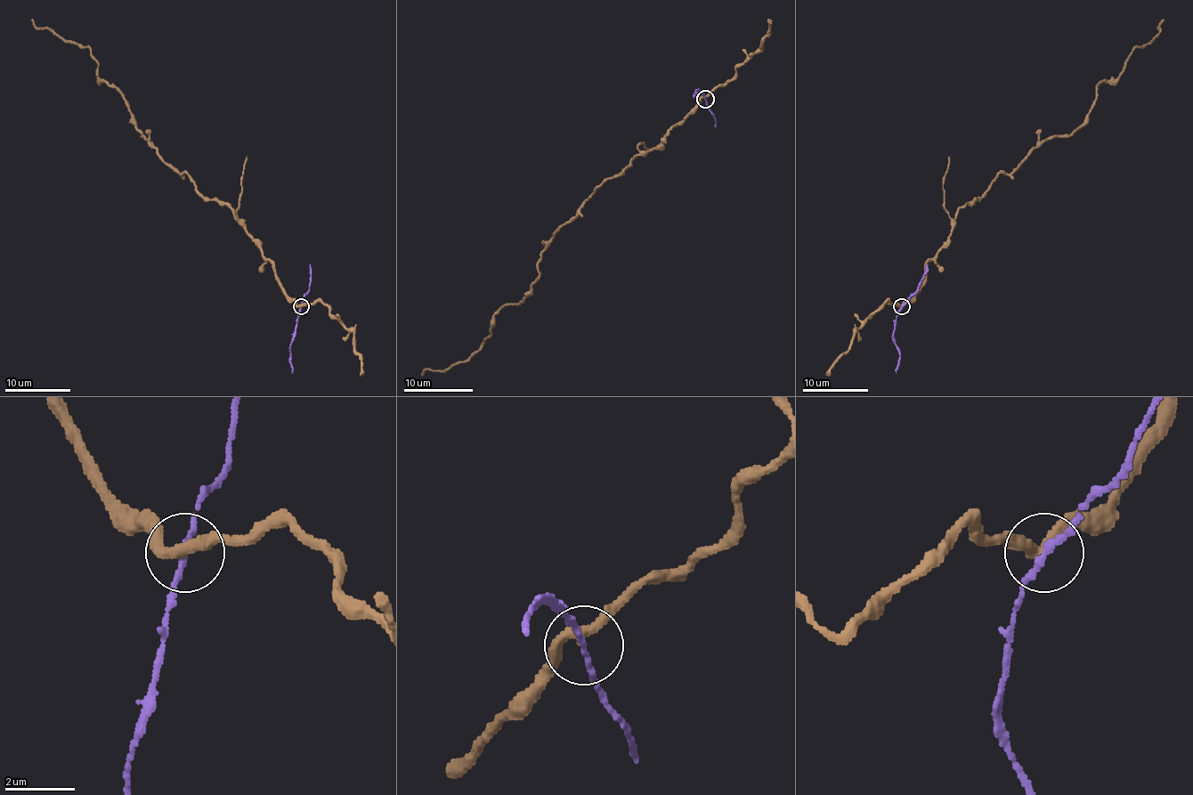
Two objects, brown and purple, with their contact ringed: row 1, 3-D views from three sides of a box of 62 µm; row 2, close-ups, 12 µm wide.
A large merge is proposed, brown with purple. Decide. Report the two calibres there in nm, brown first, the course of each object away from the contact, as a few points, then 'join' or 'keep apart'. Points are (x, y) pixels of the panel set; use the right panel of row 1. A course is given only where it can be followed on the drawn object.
280 nm thick on the brown side, 150 nm on the other; brown runs (902, 306), (956, 213), (999, 174), (1071, 133), (1096, 88), (1119, 75), (1164, 19); purple runs (902, 306), (896, 318), (894, 329), (894, 341), (900, 356), (896, 372); keep apart

